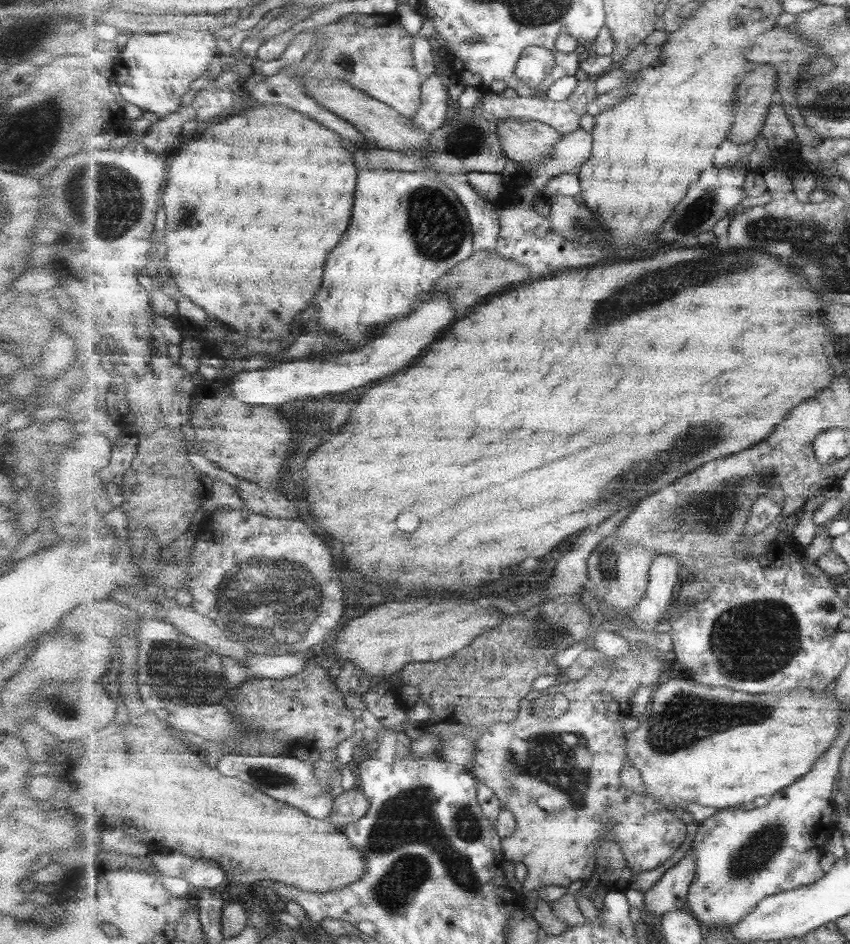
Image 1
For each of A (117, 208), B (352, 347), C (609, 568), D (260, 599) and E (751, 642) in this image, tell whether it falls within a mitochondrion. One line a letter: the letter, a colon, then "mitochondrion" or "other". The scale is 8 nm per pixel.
A: mitochondrion
B: other
C: mitochondrion
D: mitochondrion
E: mitochondrion

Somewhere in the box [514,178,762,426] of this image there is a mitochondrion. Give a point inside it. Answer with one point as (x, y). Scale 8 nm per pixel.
(696, 213)

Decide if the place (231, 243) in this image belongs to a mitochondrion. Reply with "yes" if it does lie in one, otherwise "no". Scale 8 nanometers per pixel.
no

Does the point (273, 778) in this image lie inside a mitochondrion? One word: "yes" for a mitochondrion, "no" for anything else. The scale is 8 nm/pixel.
yes

